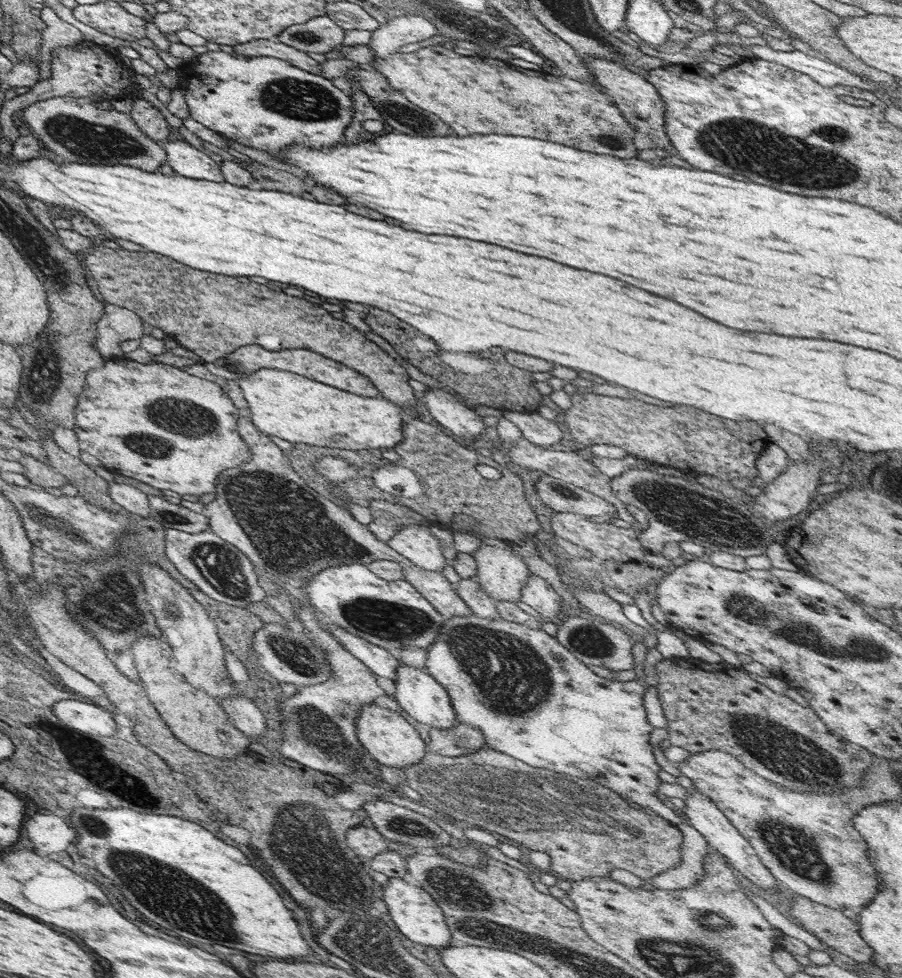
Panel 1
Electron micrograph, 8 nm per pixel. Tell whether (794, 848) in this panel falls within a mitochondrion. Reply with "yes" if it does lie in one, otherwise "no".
yes

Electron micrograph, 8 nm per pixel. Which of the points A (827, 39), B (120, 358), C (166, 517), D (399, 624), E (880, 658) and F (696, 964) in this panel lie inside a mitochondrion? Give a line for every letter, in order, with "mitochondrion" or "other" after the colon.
A: other
B: other
C: mitochondrion
D: mitochondrion
E: mitochondrion
F: mitochondrion

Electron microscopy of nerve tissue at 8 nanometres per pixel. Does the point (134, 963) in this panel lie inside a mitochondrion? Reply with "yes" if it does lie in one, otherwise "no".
no

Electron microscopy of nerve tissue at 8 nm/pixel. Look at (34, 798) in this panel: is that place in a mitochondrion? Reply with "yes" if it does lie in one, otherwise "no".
no

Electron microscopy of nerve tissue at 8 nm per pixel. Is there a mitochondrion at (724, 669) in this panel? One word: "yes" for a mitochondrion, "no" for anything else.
no

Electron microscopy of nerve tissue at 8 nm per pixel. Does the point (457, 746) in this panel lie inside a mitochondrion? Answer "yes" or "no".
yes

